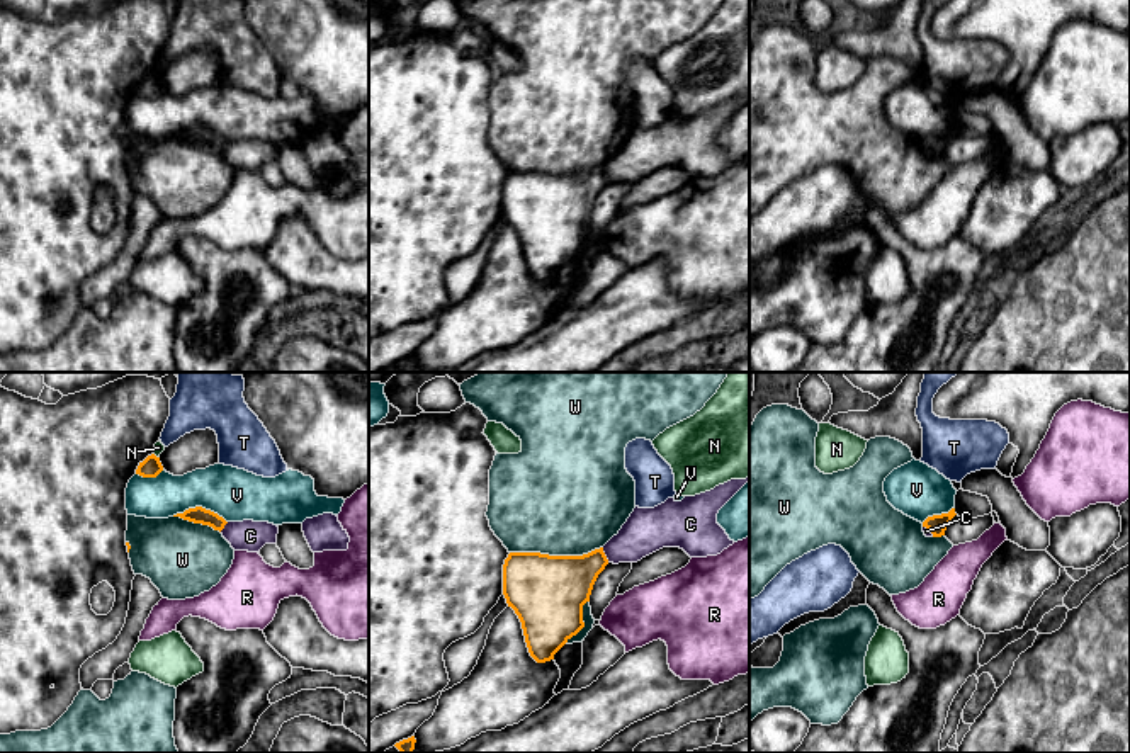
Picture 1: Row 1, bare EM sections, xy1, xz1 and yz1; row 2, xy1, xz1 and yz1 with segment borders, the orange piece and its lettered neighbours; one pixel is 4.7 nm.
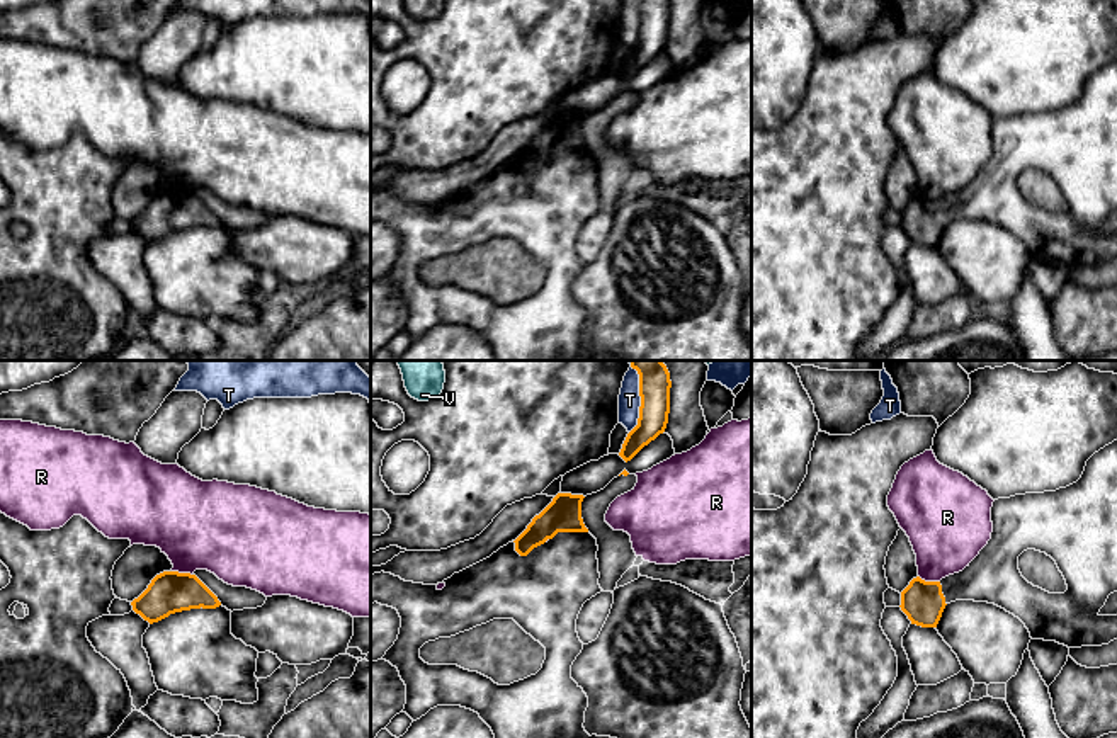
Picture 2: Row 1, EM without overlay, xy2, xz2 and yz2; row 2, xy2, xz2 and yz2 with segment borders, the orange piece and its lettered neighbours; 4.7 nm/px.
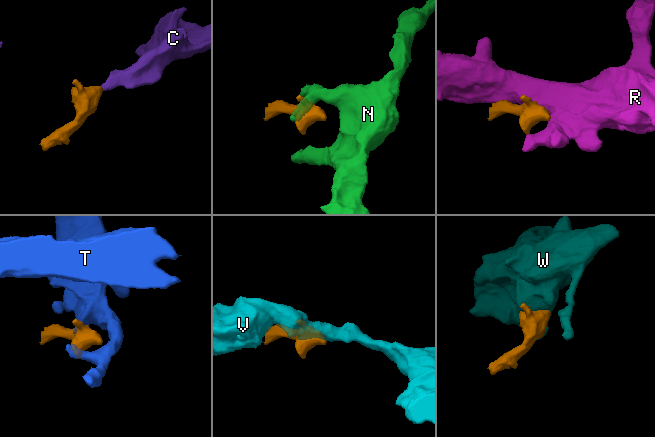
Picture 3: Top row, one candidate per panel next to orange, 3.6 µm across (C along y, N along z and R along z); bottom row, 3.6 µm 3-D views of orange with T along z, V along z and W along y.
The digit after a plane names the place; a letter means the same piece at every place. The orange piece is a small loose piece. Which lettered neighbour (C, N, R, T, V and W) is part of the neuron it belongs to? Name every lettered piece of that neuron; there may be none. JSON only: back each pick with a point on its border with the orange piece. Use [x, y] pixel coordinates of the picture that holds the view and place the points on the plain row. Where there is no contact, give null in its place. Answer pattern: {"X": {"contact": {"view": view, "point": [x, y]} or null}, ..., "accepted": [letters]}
{"accepted": []}

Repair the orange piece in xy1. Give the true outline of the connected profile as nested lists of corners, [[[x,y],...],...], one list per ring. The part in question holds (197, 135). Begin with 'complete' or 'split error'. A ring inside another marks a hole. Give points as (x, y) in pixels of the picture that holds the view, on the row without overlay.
complete; [[[195,126],[195,127],[189,127],[184,133],[177,133],[173,136],[180,136],[184,139],[194,141],[194,143],[202,143],[202,144],[209,144],[214,150],[223,150],[224,144],[228,143],[223,136],[219,136],[218,133],[206,129],[202,126]]]

